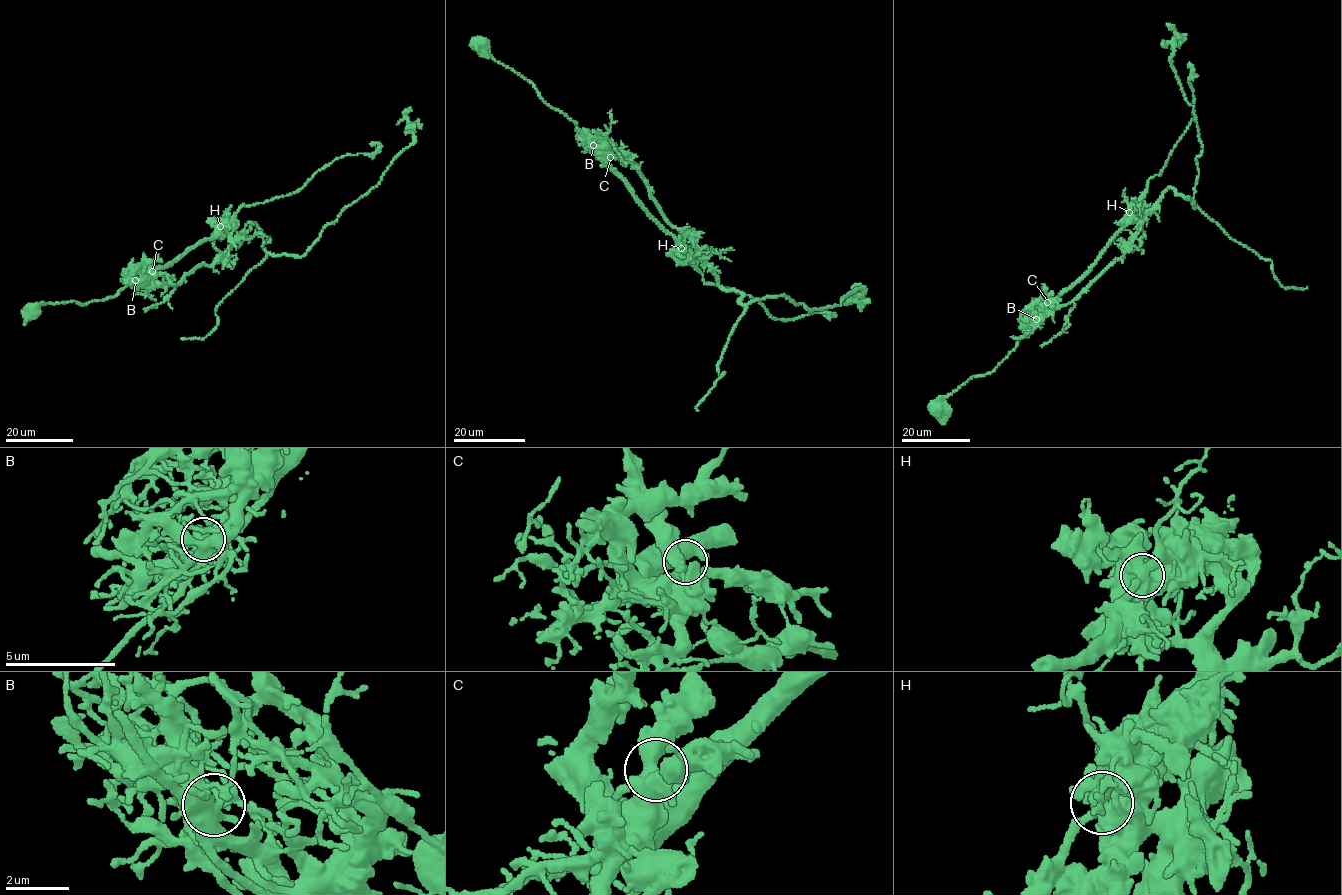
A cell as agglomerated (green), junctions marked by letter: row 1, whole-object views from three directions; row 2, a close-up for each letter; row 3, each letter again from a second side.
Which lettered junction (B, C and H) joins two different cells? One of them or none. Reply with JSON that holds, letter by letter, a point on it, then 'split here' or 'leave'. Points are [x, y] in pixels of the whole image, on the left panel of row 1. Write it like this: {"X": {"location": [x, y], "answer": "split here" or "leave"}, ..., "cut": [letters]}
{"B": {"location": [135, 280], "answer": "leave"}, "C": {"location": [152, 271], "answer": "leave"}, "H": {"location": [220, 226], "answer": "split here"}, "cut": ["H"]}

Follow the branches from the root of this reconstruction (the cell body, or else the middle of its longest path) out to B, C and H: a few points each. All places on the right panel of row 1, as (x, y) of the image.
B: (938, 407), (969, 378), (989, 373), (1036, 319)
C: (938, 407), (969, 378), (987, 374), (1001, 362), (1033, 326), (1047, 302)
H: (938, 407), (969, 378), (987, 374), (1001, 362), (1094, 263), (1124, 224), (1128, 211)

